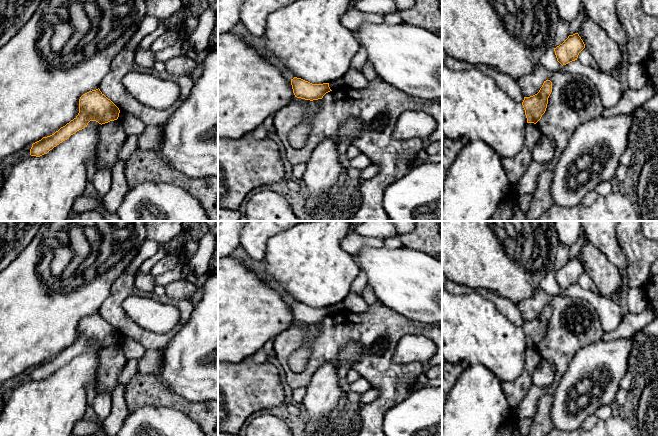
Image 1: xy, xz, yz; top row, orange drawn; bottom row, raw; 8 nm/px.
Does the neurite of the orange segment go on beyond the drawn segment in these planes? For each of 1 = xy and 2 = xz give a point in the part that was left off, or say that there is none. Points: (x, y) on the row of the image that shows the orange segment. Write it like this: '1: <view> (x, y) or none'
1: none
2: none

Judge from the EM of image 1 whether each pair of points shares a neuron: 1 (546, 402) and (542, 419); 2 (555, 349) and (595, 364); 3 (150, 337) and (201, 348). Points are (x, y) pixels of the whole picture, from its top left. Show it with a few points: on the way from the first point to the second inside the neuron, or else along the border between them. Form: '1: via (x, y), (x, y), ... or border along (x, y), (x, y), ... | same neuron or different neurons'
1: via (544, 406), (543, 415) | same neuron
2: border along (593, 342), (582, 347), (574, 355), (562, 376) | different neurons
3: border along (176, 333), (161, 350) | different neurons

